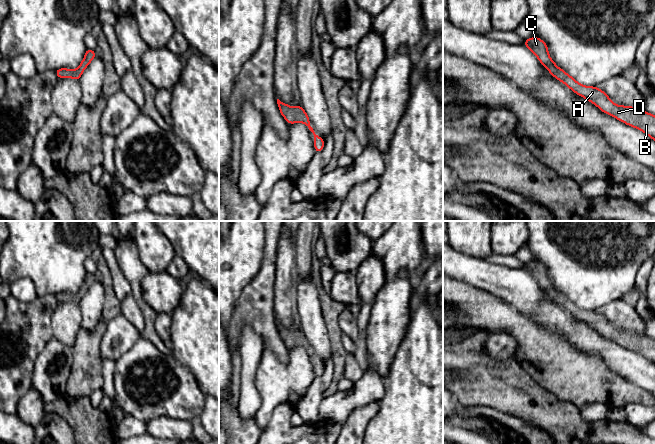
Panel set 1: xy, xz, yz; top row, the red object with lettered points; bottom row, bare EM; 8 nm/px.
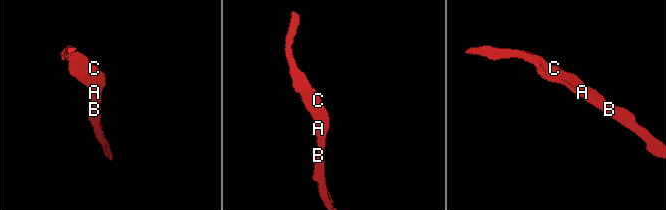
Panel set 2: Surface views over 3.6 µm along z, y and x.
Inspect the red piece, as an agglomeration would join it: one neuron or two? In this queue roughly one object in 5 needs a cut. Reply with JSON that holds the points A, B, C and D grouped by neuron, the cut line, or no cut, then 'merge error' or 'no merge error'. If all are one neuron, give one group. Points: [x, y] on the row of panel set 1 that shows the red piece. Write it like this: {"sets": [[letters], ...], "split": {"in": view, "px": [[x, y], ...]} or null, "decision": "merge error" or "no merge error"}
{"sets": [["A", "B", "C", "D"]], "split": null, "decision": "no merge error"}

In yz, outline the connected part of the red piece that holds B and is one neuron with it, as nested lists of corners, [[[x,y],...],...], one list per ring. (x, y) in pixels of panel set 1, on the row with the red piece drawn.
[[[535,36],[533,38],[525,39],[524,45],[534,53],[540,63],[552,76],[563,82],[574,93],[589,100],[602,112],[613,116],[631,127],[640,129],[655,141],[654,115],[646,111],[640,111],[632,106],[616,105],[603,90],[600,90],[595,86],[588,87],[578,83],[563,69],[556,66],[555,62],[549,56],[547,44],[540,38]]]

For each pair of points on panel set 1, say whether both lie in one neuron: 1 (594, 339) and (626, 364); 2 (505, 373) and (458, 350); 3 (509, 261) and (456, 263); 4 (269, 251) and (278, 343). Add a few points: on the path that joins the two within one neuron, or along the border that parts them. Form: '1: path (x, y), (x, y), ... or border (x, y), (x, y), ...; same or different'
1: path (602, 347), (618, 358); same
2: path (493, 373), (478, 373), (467, 362); same
3: border (484, 258), (491, 262), (514, 268); different
4: path (267, 274), (265, 278), (265, 320); same

